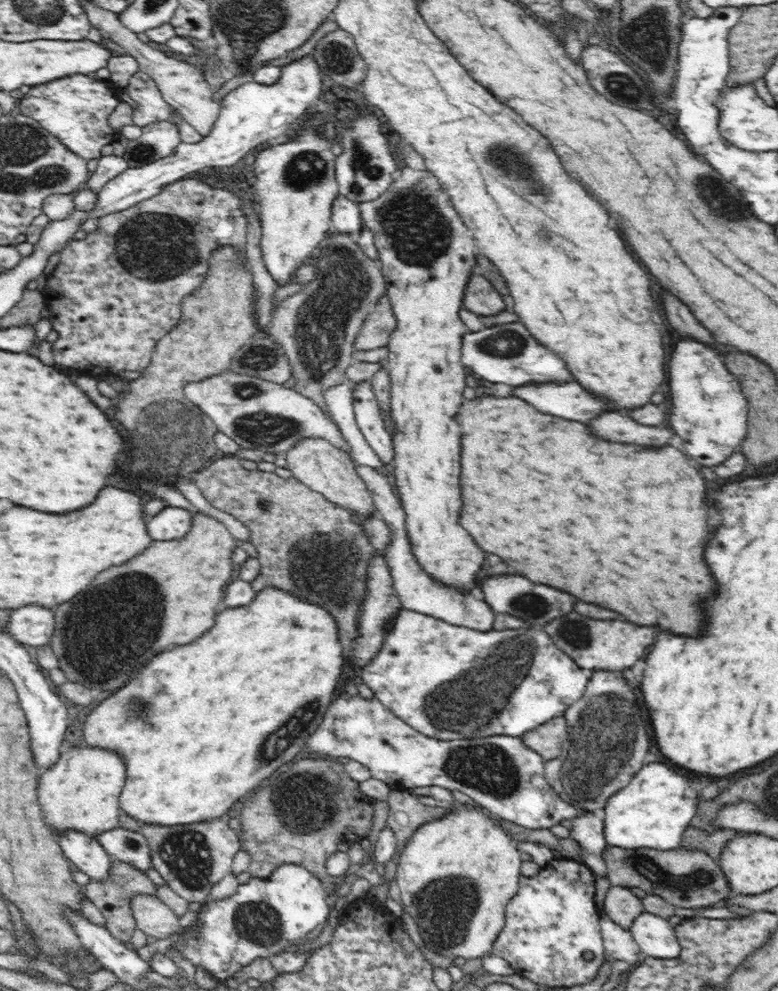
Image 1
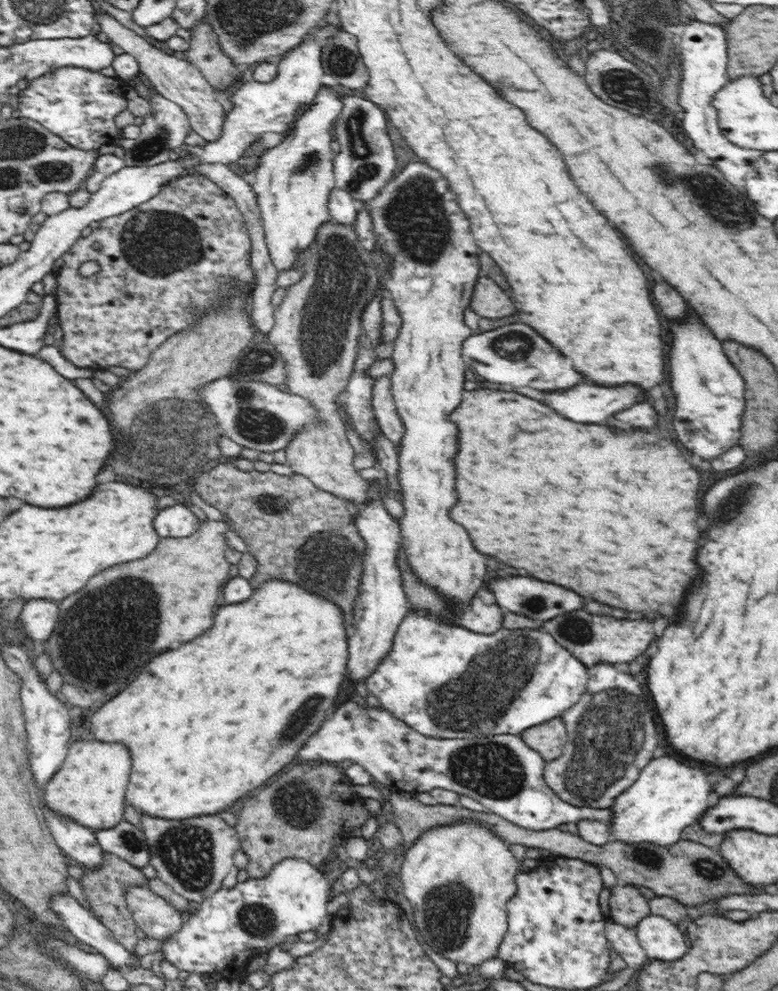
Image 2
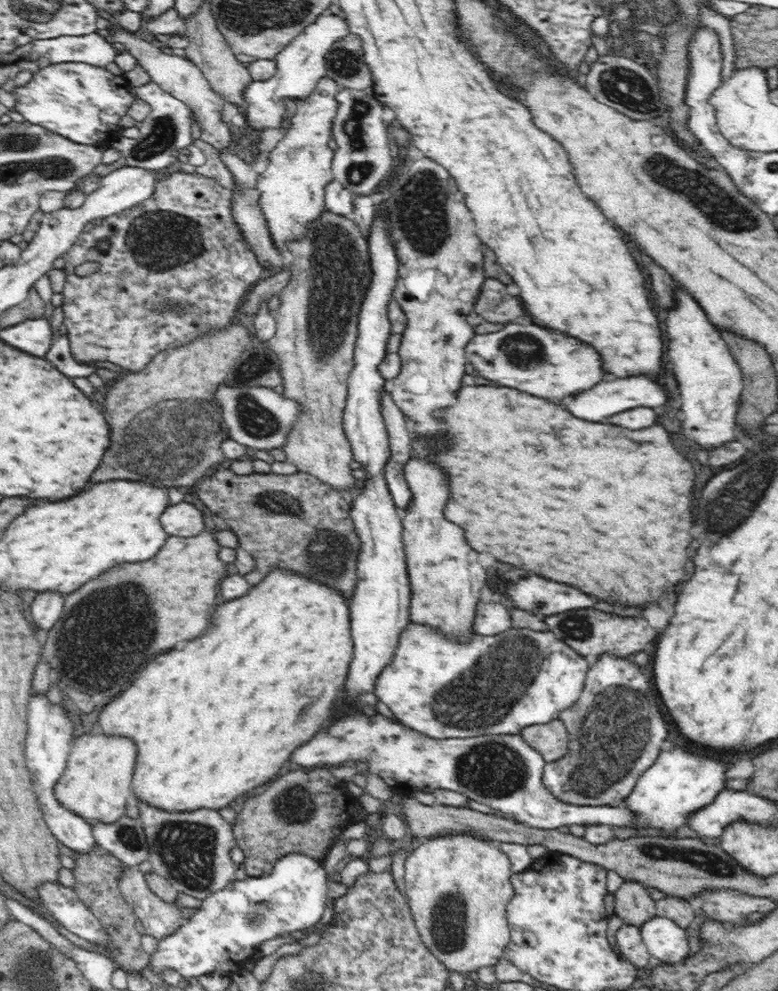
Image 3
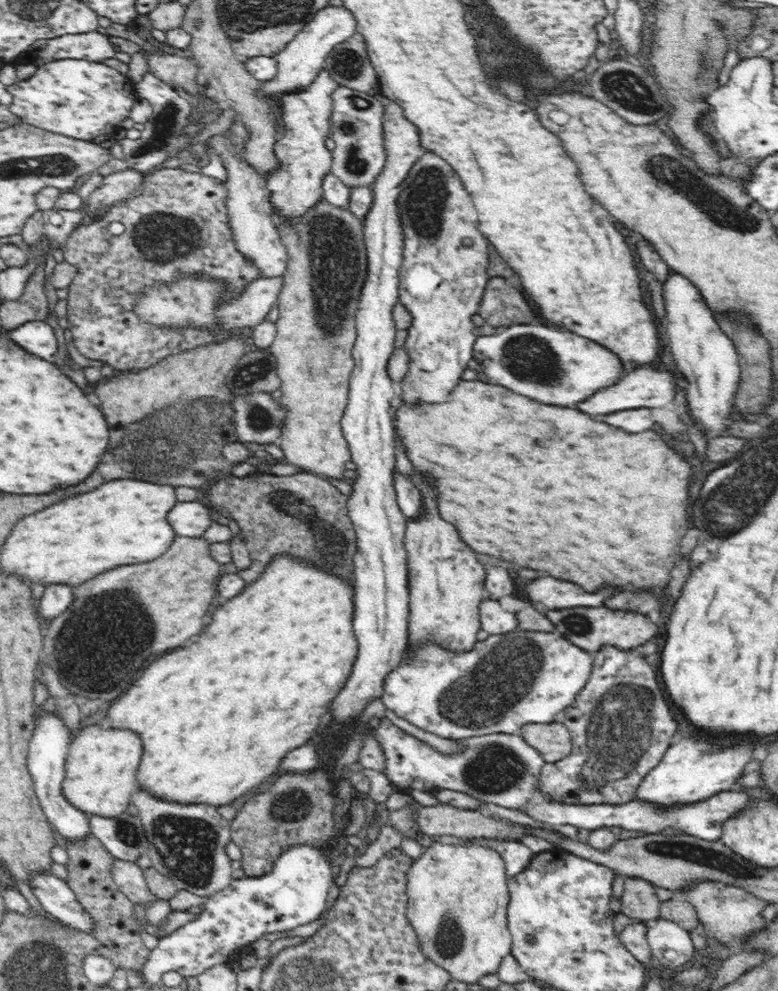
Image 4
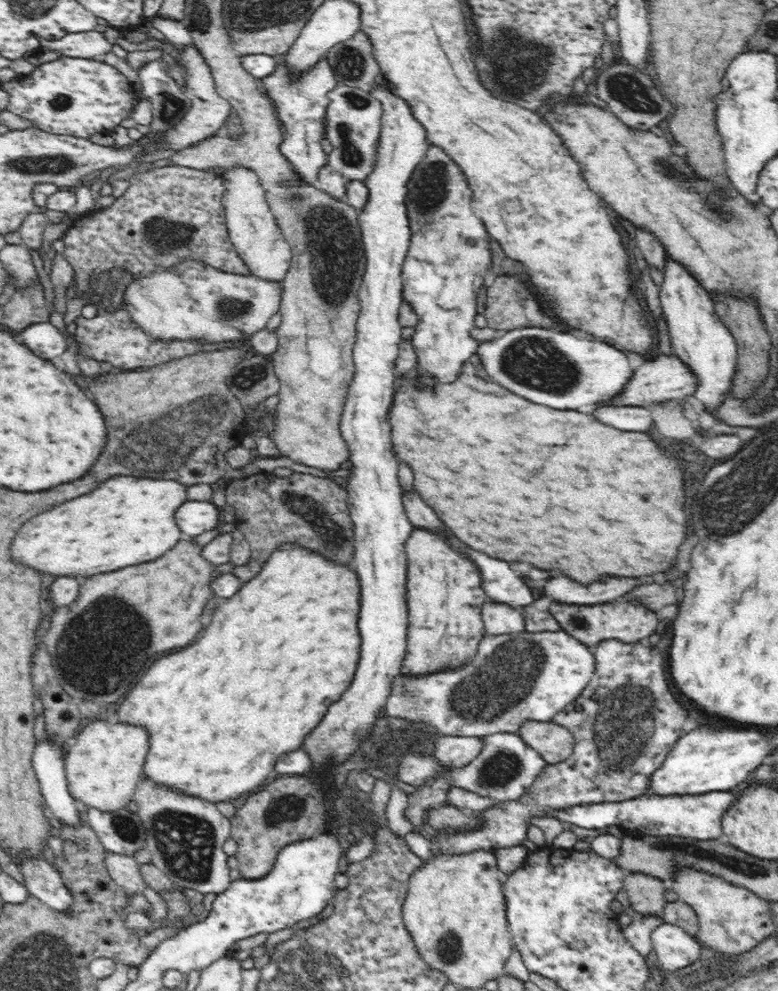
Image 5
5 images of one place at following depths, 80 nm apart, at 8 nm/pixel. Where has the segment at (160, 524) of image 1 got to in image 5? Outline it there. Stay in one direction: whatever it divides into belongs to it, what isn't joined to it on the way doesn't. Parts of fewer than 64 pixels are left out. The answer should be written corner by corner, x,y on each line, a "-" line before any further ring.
188,500
182,504
182,508
178,508
176,522
186,538
194,538
220,527
222,518
219,513
220,510
211,500

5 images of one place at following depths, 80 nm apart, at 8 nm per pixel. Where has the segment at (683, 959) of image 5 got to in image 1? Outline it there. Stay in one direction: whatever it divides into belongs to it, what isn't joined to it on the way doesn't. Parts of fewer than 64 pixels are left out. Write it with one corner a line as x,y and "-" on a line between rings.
645,911
634,920
629,931
646,957
670,959
678,957
682,951
668,919

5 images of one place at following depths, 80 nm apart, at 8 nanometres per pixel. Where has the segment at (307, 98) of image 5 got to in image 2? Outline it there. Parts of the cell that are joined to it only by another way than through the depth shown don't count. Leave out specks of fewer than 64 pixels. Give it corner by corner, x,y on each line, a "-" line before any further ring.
325,81
308,110
297,115
294,128
283,141
260,156
261,163
253,173
251,187
261,212
266,247
278,272
290,269
298,255
314,242
320,226
331,219
327,204
330,191
336,188
336,177
330,144
333,123
343,107
334,90
340,89

